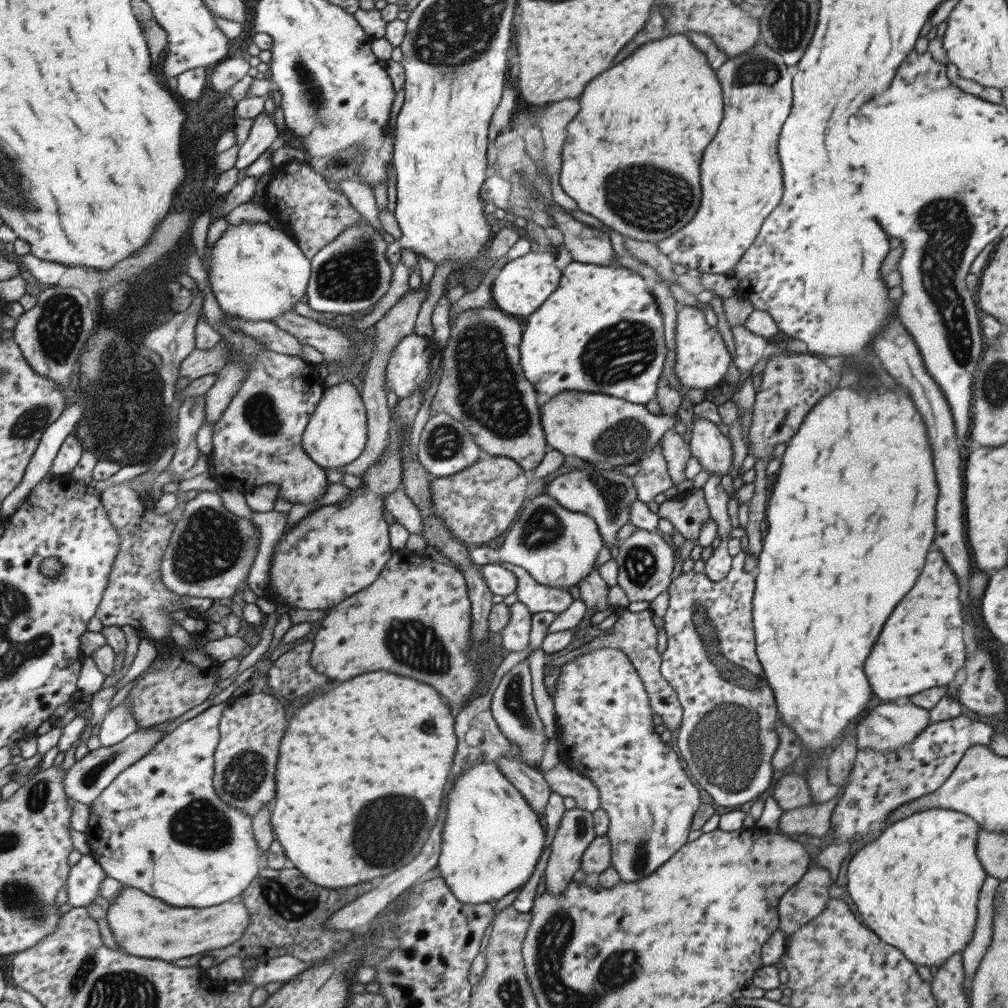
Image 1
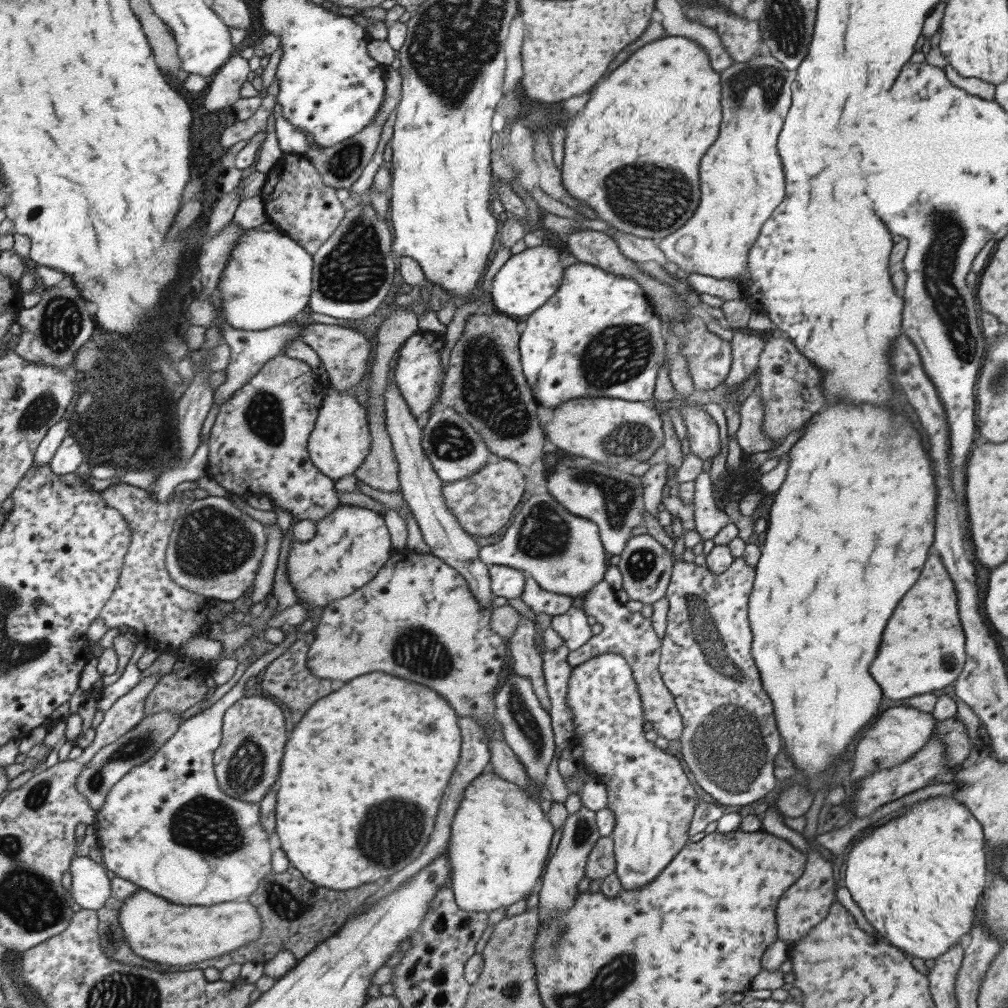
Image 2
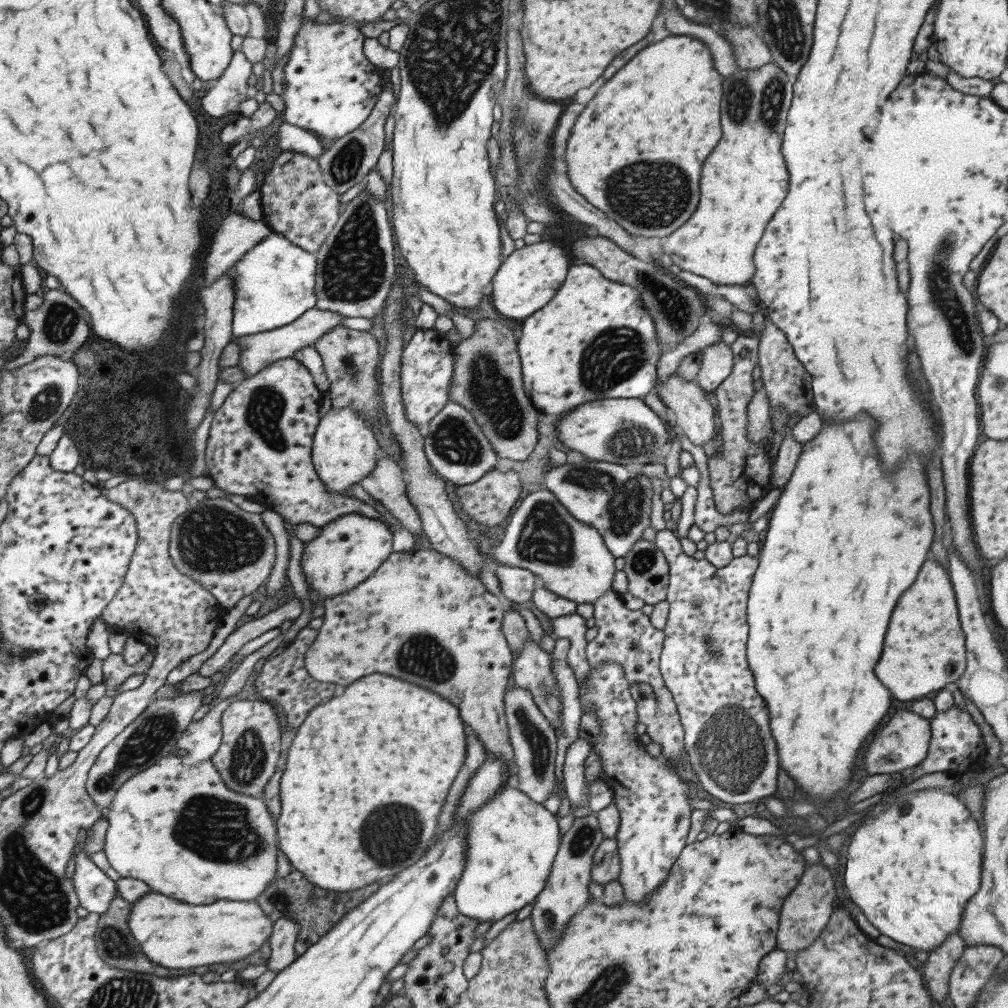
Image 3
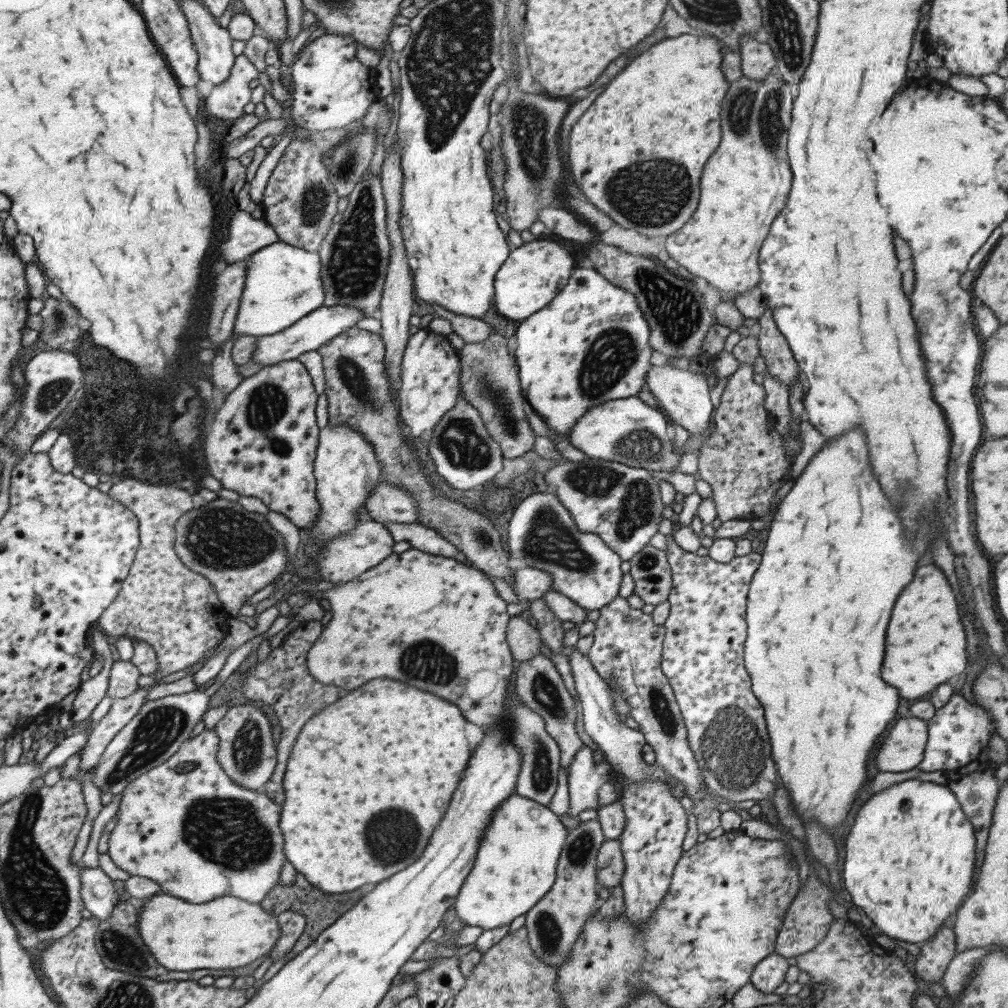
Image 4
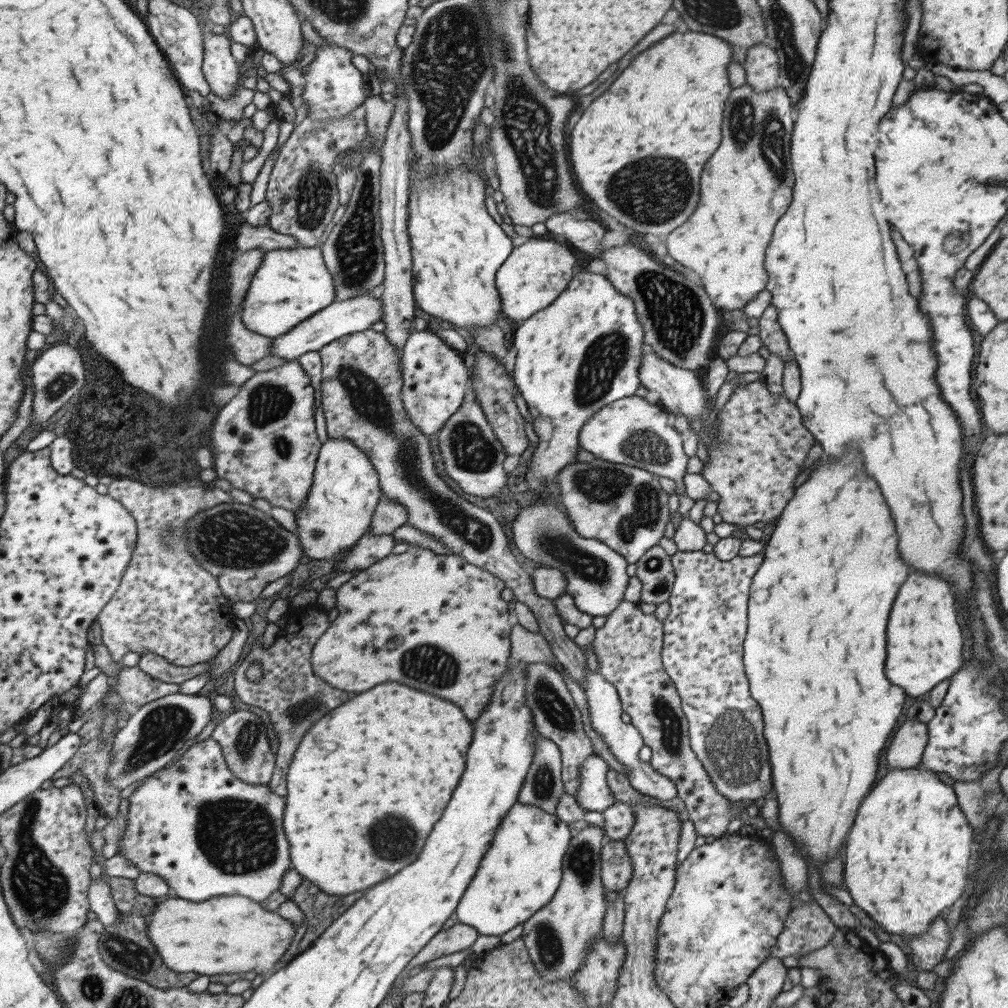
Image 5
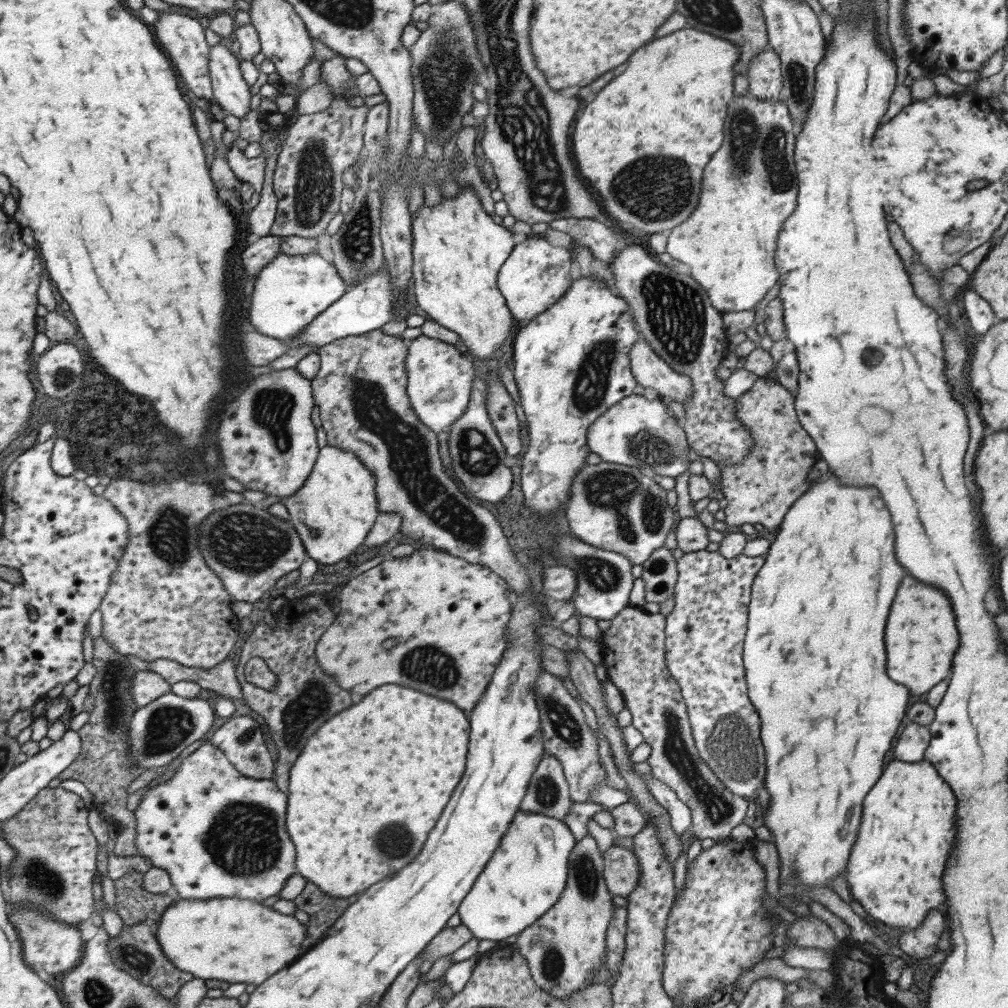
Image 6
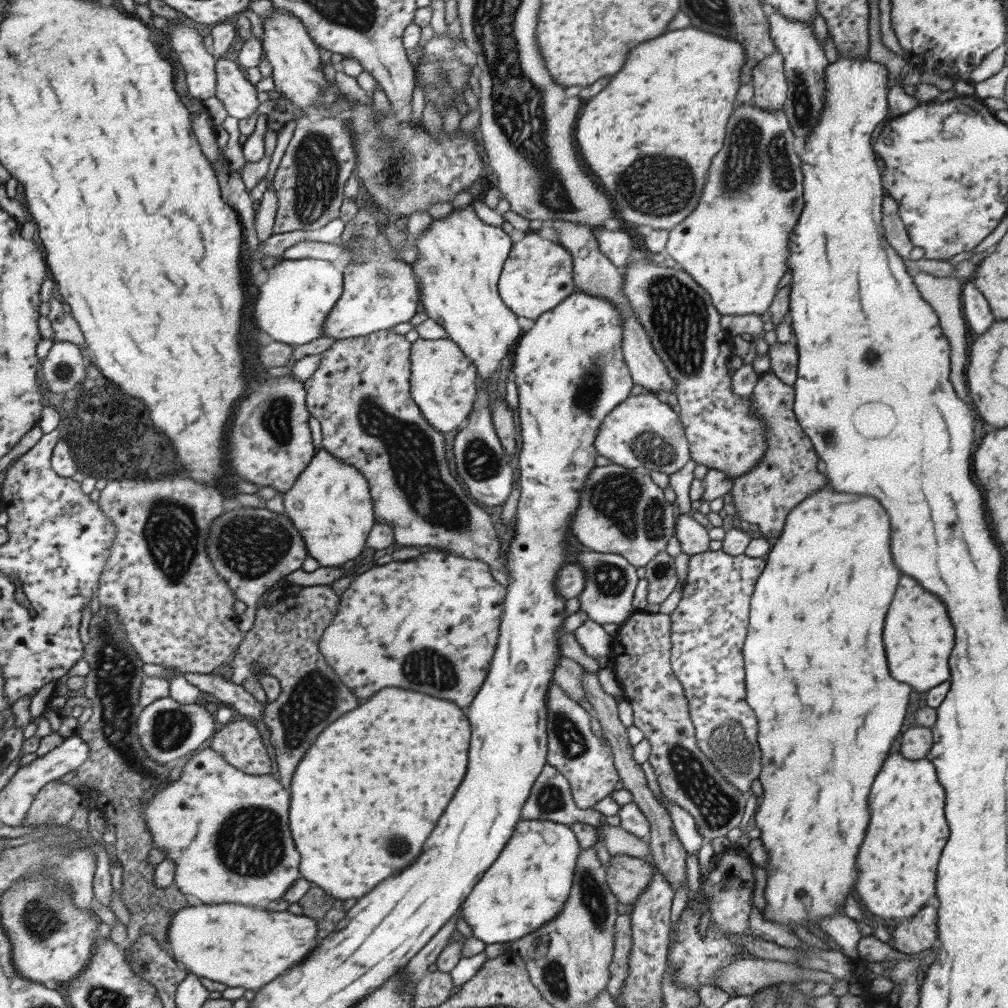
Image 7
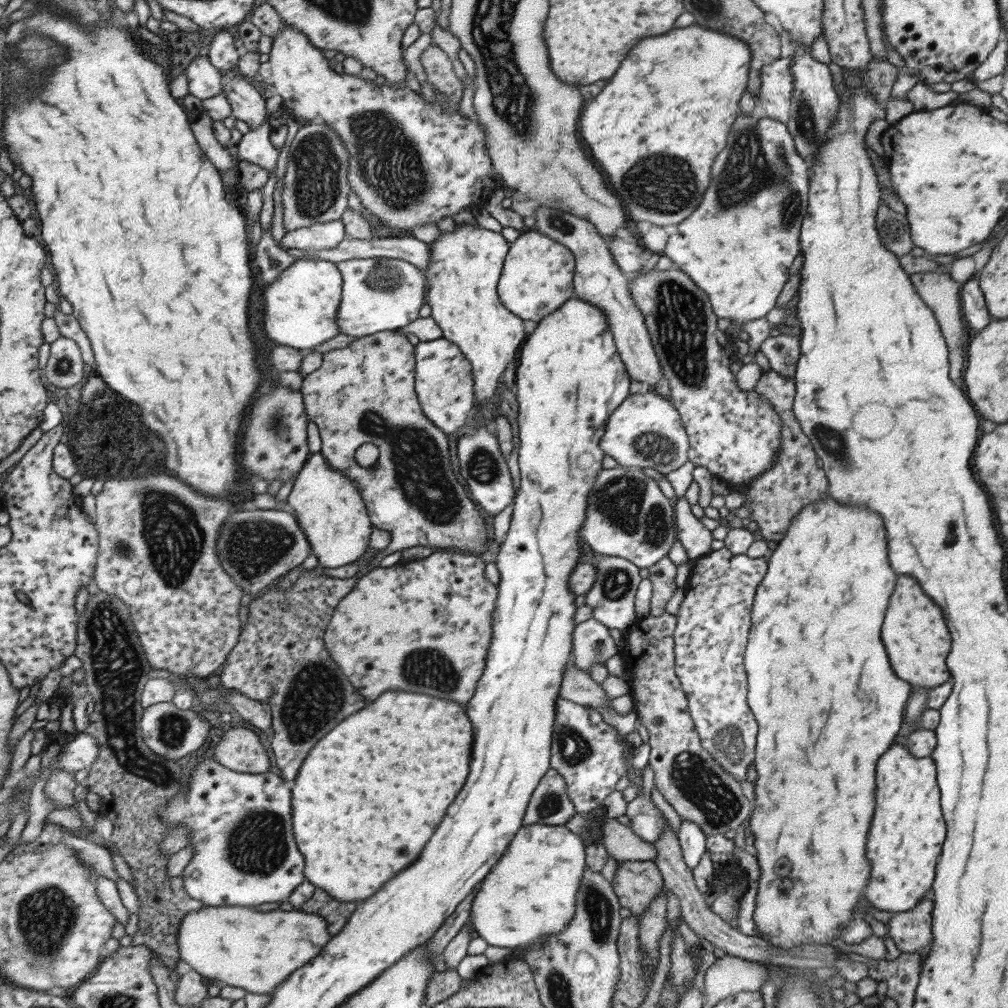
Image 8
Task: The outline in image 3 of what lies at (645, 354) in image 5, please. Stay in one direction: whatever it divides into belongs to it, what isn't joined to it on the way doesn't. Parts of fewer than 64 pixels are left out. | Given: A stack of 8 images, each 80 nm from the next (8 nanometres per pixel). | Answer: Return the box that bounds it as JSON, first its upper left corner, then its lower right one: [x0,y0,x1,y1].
[653,374,715,447]

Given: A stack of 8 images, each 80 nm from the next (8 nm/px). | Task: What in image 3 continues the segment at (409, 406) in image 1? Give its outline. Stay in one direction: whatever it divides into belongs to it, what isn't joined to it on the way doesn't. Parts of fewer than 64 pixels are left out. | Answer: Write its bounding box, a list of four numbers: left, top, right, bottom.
[299,514,392,598]

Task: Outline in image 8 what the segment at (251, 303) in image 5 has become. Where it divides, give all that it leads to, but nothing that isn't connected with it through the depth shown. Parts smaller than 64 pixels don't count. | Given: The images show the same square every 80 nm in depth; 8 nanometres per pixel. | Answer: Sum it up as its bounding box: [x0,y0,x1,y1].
[263,259,342,352]

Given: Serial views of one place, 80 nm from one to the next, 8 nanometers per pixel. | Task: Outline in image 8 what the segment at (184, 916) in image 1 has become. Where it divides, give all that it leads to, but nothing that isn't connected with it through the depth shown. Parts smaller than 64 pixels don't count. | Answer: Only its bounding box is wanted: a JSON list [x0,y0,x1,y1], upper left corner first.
[177,905,329,995]

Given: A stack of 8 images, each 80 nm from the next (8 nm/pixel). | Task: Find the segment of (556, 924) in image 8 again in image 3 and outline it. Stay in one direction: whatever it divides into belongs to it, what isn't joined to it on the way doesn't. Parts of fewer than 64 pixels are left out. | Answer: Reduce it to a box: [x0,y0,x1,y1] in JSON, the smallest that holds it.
[452,782,559,924]

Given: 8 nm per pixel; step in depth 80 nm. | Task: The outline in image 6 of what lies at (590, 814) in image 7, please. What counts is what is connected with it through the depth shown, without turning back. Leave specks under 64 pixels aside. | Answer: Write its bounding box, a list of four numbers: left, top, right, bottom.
[519,750,570,821]

